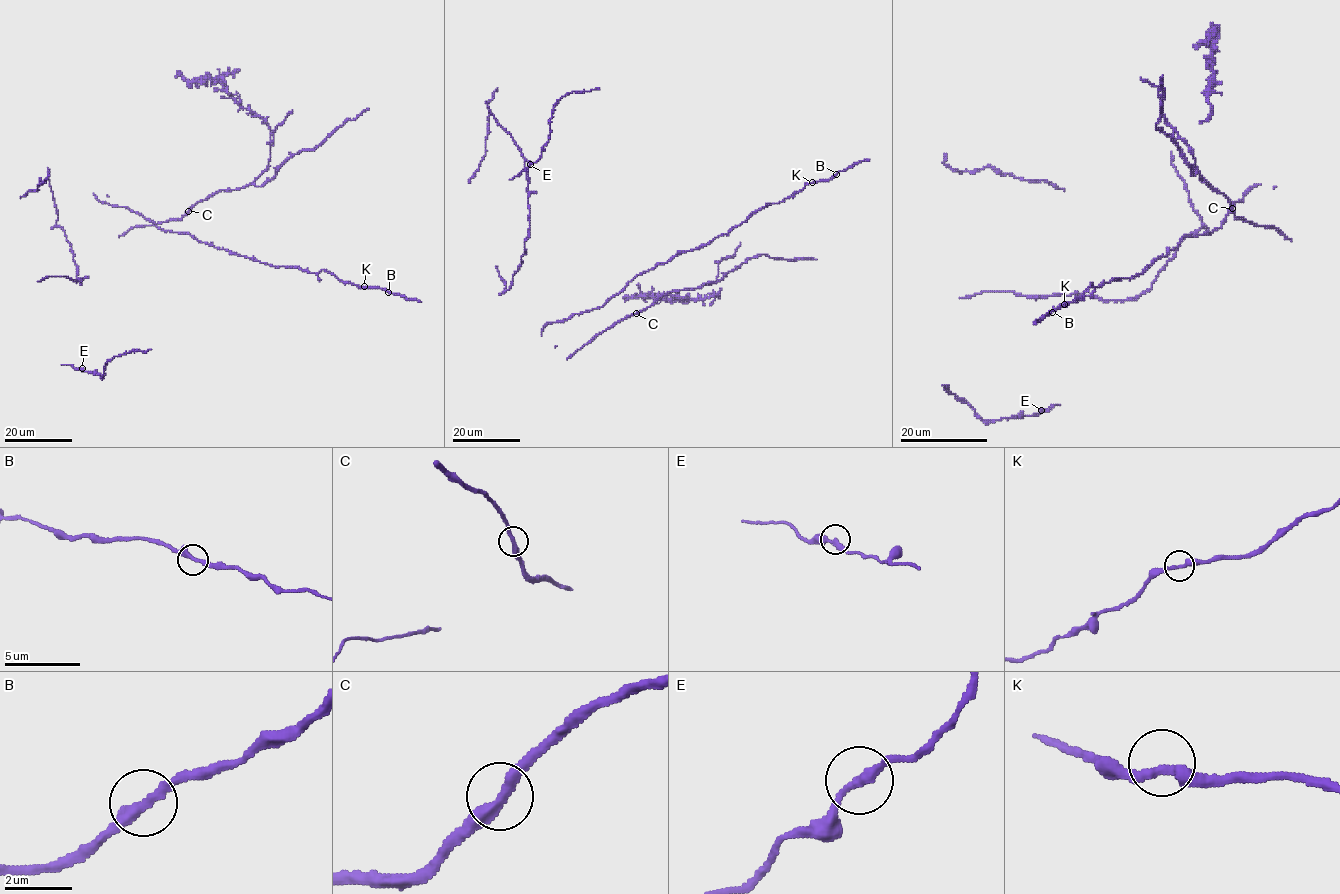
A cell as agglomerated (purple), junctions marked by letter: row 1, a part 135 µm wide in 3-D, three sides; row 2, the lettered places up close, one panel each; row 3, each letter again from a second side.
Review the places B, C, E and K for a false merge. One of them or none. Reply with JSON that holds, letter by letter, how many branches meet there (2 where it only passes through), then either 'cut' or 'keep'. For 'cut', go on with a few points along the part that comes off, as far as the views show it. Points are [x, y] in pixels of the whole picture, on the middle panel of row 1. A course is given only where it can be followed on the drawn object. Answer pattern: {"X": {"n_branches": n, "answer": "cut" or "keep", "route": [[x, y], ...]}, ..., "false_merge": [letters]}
{"B": {"n_branches": 2, "answer": "cut", "route": [[836, 174], [869, 159]]}, "C": {"n_branches": 2, "answer": "keep"}, "E": {"n_branches": 2, "answer": "keep"}, "K": {"n_branches": 2, "answer": "keep"}, "false_merge": ["B"]}

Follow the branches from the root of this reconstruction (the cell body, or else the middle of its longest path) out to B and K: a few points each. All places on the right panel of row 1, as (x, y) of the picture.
B: (1245, 192), (1216, 230), (1184, 236), (1142, 273), (1100, 286), (1091, 283), (1081, 297), (1053, 311)
K: (1245, 192), (1216, 230), (1184, 236), (1142, 273), (1100, 286), (1091, 283), (1081, 297), (1064, 304)

